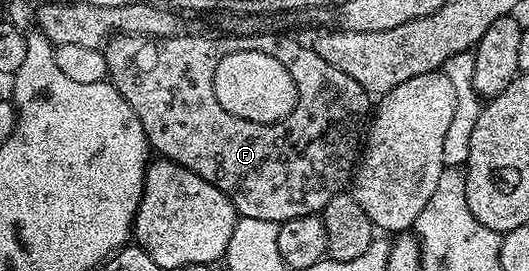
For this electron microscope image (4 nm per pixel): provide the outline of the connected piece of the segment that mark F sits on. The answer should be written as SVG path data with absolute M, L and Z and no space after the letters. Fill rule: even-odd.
M191 33L175 35L169 39L153 39L146 35L116 35L110 42L104 44L102 50L108 66L108 79L118 89L118 93L122 93L122 97L126 97L126 101L130 105L130 109L134 109L138 121L142 121L142 129L148 138L149 148L157 156L174 161L178 165L198 173L198 177L210 181L210 185L214 185L219 191L226 193L226 197L234 205L239 218L258 217L258 221L274 221L281 224L290 221L294 217L306 217L307 215L323 212L324 207L330 201L330 197L341 194L349 186L354 168L358 162L358 152L362 147L362 132L365 130L366 120L370 115L370 103L368 107L370 95L367 91L364 91L362 85L354 81L354 78L348 77L346 73L342 73L341 70L328 65L311 46L302 47L298 42L287 39L284 35L280 35L275 39L274 36L268 34L253 33L243 37L220 37L224 39L211 39L208 35L191 35ZM250 47L264 49L266 53L270 53L270 57L278 57L282 63L286 63L288 65L288 77L294 85L294 103L292 103L290 111L282 117L272 119L272 121L246 121L246 119L234 117L228 111L224 111L220 101L218 101L218 93L216 93L216 57L224 57L228 51L250 49Z

